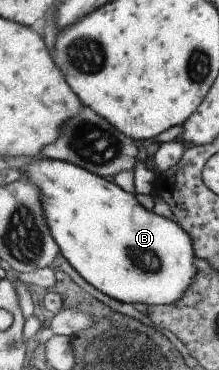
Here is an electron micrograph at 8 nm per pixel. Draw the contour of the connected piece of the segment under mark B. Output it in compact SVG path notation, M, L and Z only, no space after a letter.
M40 157L35 162L30 162L28 165L19 169L20 177L28 180L35 186L40 188L41 202L48 220L48 229L51 236L56 240L56 245L59 245L60 253L64 259L70 264L76 273L92 285L98 291L112 297L118 301L126 303L142 303L142 305L169 305L173 301L179 300L185 289L191 284L192 278L195 276L195 267L193 266L193 259L196 258L191 246L191 239L176 221L170 221L165 217L157 216L154 212L145 210L131 193L126 193L120 189L110 179L104 179L96 174L90 173L77 165L62 161L53 160L50 158Z

